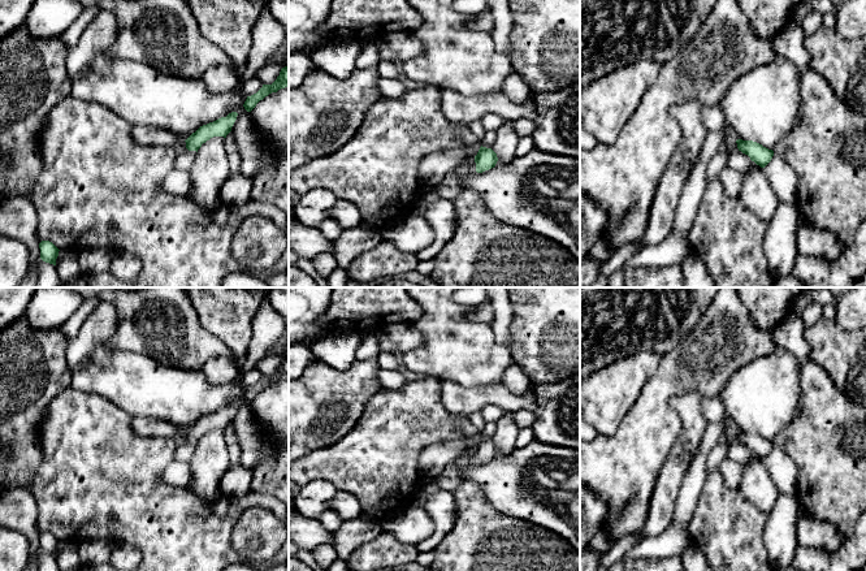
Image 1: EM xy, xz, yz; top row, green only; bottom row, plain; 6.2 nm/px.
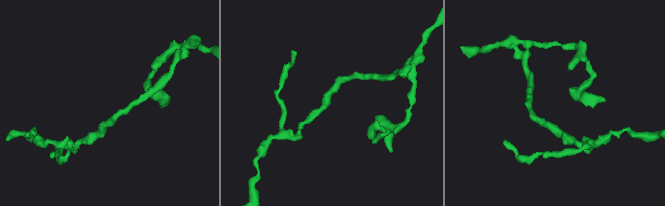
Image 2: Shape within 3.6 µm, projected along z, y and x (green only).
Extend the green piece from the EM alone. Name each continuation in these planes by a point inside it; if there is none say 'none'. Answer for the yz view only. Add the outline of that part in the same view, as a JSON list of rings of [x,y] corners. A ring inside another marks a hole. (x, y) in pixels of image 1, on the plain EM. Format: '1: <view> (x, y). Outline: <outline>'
none

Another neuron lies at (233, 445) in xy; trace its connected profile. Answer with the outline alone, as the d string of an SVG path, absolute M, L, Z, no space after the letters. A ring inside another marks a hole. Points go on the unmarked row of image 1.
M229 424L225 429L226 445L230 455L230 467L241 464L241 445L237 440L234 428Z

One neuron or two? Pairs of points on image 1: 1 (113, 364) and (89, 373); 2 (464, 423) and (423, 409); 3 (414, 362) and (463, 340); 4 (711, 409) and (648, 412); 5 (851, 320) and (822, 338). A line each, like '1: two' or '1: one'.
1: one
2: two
3: one
4: two
5: two

